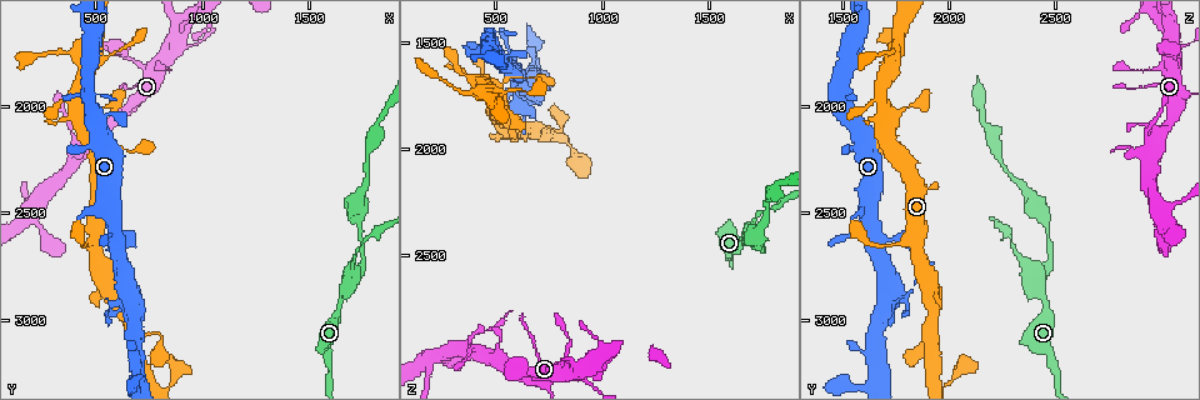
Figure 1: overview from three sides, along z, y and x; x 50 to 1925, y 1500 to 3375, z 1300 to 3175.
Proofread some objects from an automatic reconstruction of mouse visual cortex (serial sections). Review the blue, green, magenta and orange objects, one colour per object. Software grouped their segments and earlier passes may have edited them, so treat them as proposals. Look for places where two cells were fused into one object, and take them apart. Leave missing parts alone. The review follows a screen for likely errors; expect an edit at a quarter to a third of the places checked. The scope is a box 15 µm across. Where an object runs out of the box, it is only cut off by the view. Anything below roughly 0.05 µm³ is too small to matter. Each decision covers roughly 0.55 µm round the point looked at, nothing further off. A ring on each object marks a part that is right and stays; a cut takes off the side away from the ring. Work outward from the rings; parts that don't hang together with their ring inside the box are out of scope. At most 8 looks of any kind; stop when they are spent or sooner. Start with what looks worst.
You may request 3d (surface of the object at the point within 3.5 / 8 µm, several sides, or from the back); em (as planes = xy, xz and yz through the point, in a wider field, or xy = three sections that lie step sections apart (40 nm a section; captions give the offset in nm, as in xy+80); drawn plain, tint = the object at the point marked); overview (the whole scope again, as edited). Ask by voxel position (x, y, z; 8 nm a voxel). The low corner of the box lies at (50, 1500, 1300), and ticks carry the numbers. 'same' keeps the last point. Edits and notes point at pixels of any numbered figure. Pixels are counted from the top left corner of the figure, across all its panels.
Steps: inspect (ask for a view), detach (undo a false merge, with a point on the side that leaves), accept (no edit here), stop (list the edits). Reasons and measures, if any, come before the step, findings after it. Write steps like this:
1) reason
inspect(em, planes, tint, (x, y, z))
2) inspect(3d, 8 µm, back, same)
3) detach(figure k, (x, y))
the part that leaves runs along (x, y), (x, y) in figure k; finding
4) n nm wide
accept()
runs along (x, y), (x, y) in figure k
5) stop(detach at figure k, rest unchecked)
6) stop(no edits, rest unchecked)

inspect(3d, 3.5 µm, (1700, 2770, 2390))

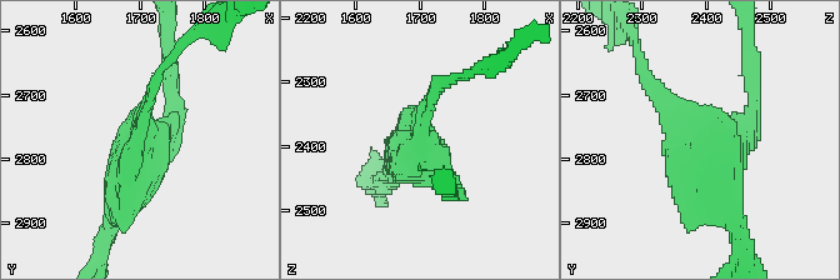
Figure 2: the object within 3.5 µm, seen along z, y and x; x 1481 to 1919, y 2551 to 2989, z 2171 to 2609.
inspect(em, xy, step 1, plain, (1705, 2765, 2390))

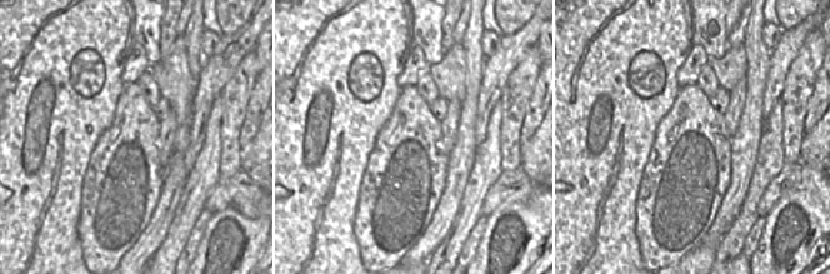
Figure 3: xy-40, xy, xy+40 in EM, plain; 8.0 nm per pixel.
where the object lies
inspect(em, xy, step 1, tint, same)

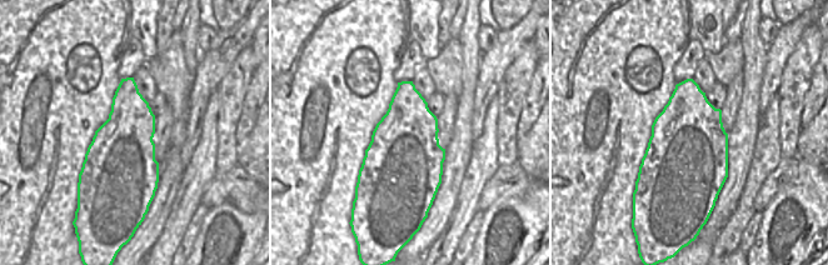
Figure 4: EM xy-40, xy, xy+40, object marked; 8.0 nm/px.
accept()
runs along (106, 224), (173, 128), (173, 93) in figure 2; one cell here

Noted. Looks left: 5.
sharp bend
inspect(3d, 3.5 µm, (400, 2140, 2910))

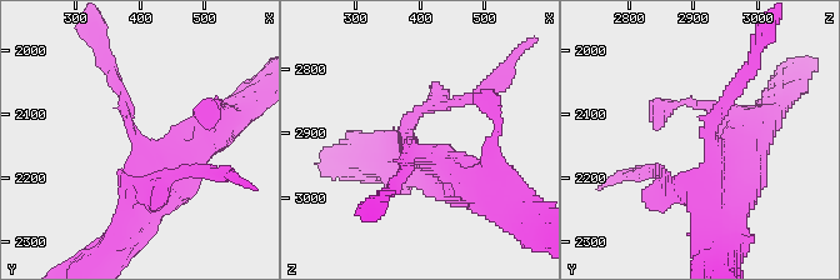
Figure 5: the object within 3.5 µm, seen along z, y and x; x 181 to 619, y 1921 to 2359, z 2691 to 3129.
arms of 150, 500 nm
inspect(em, planes, tint, (395, 2140, 2925))

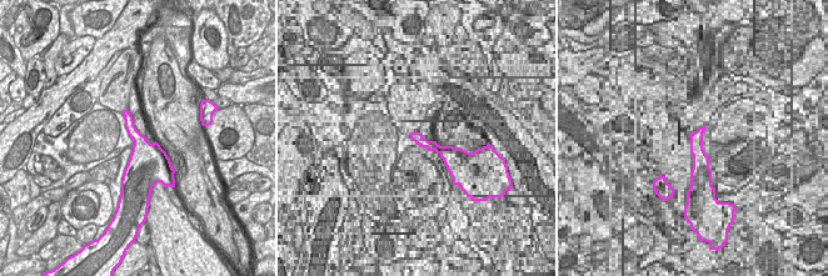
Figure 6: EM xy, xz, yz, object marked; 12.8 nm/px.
another direction
inspect(em, xy, step 1, tint, same)

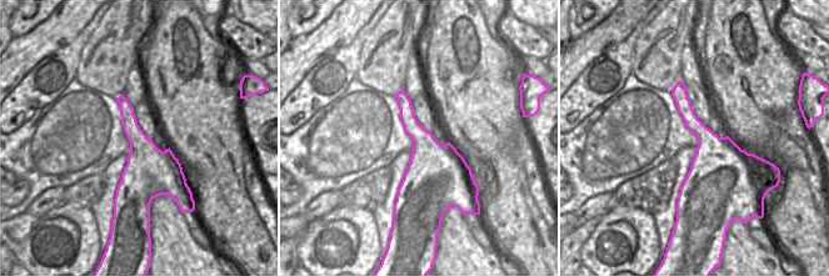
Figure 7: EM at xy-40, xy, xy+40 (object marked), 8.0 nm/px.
detach(figure 5, (449, 103))
the part that leaves runs along (413, 121), (435, 103), (466, 100), (509, 64) in figure 5; two cells meet here

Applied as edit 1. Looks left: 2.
thin neck
inspect(3d, 8 µm, (190, 2500, 2990))

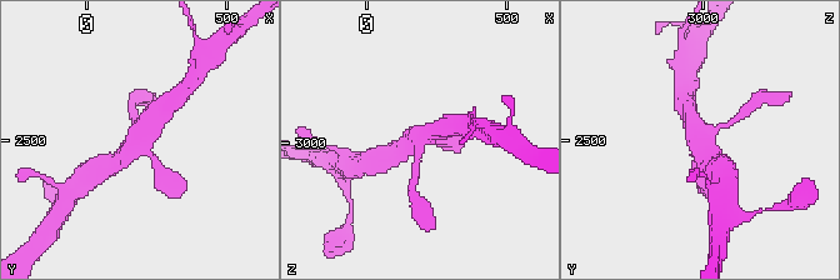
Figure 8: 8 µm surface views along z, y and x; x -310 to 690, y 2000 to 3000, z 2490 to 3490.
now the EM
inspect(em, xy, step 2, tint, (190, 2510, 2970))

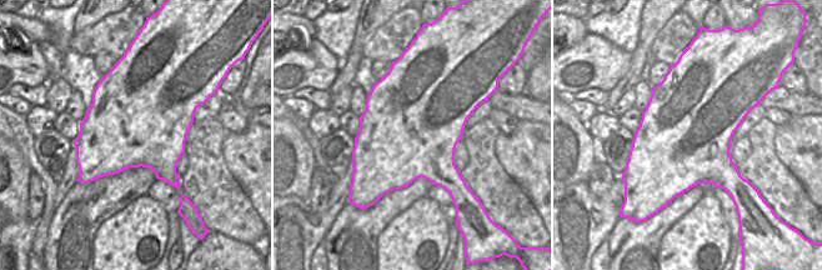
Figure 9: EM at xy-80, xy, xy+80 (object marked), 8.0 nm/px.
800 nm wide
accept()
runs along (161, 114), (116, 163) in figure 8; one cell here

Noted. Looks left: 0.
stop(detach at figure 5, rest unchecked)

